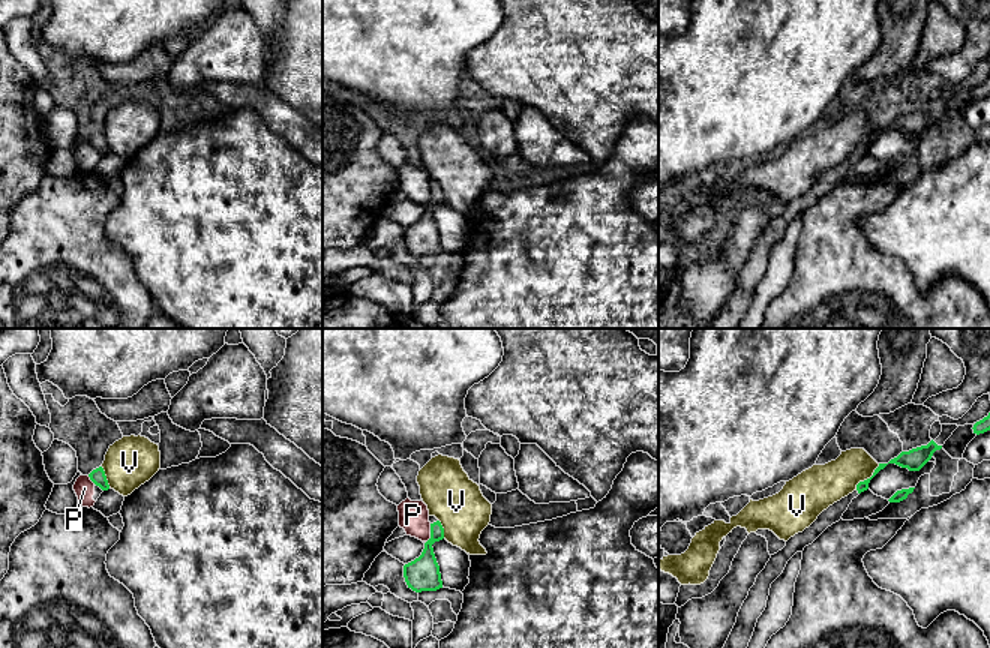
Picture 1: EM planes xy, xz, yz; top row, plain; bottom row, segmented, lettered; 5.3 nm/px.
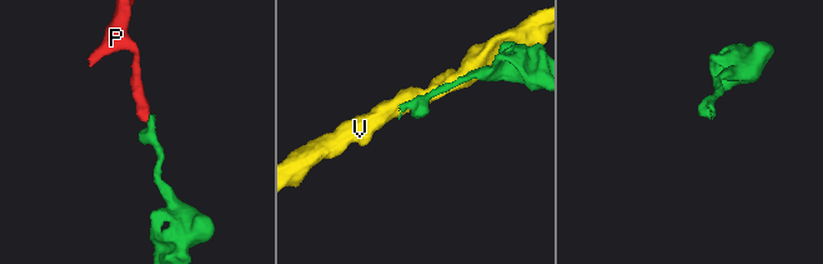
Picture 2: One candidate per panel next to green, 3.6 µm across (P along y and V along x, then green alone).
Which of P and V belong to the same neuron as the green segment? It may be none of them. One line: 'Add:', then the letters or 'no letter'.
Add: no letter

